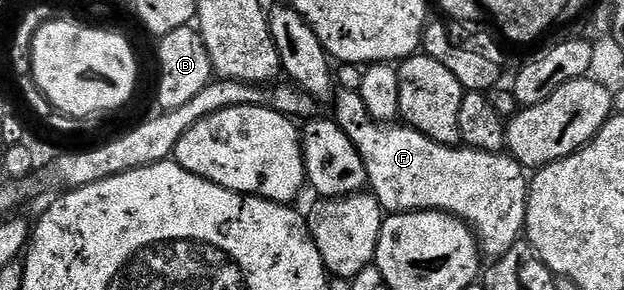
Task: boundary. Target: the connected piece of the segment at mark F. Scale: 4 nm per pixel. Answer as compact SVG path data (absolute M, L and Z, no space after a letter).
M339 88L333 98L333 116L363 117L362 127L345 128L346 134L364 160L369 192L382 204L387 214L421 213L424 209L436 209L440 213L450 213L465 221L474 231L478 239L480 253L483 258L497 259L506 256L509 249L523 236L526 228L526 208L528 207L528 173L519 161L505 152L485 153L465 147L441 145L428 139L420 131L407 125L381 123L372 120L368 107L364 107L361 92Z

